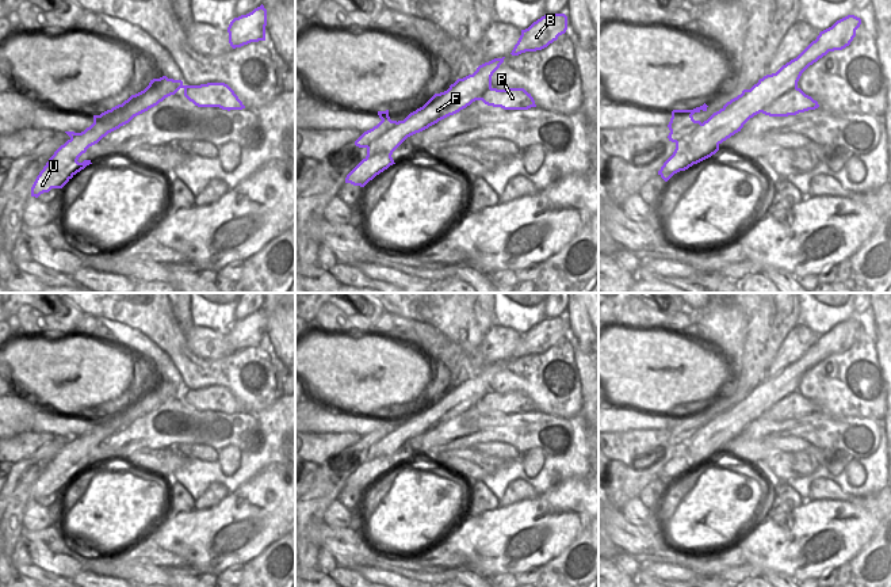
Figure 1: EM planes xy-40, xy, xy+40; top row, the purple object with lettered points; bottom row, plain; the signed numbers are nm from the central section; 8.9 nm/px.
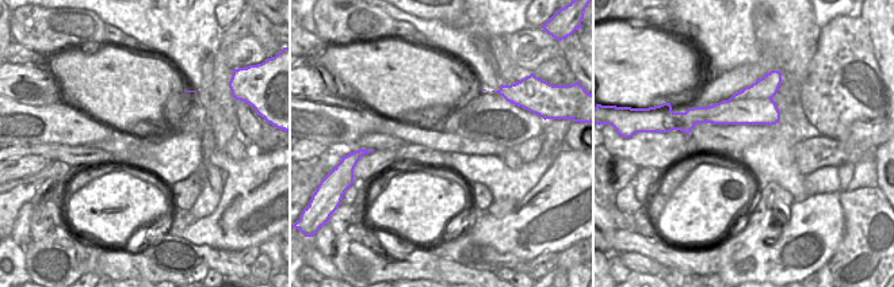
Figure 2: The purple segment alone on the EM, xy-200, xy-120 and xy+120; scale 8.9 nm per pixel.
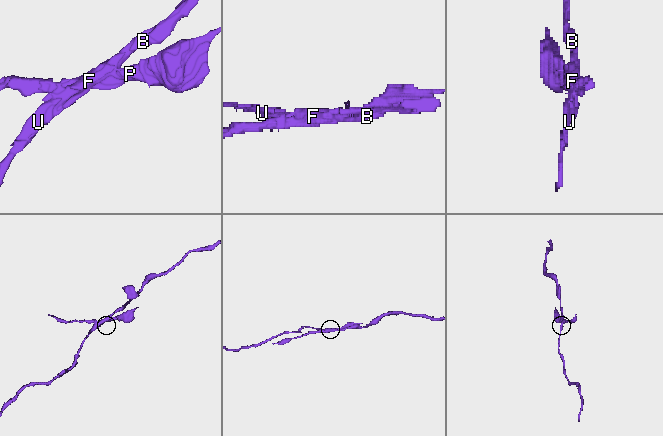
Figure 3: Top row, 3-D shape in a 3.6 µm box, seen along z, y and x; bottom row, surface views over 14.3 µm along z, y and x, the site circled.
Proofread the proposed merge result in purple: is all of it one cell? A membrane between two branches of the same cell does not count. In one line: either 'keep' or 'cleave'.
cleave

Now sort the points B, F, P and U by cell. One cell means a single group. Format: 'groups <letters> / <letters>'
groups B F U / P

